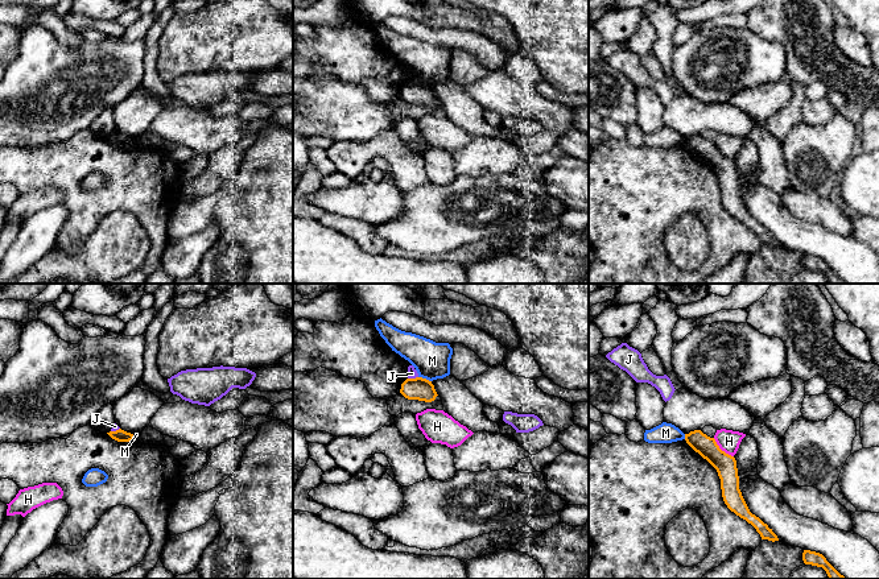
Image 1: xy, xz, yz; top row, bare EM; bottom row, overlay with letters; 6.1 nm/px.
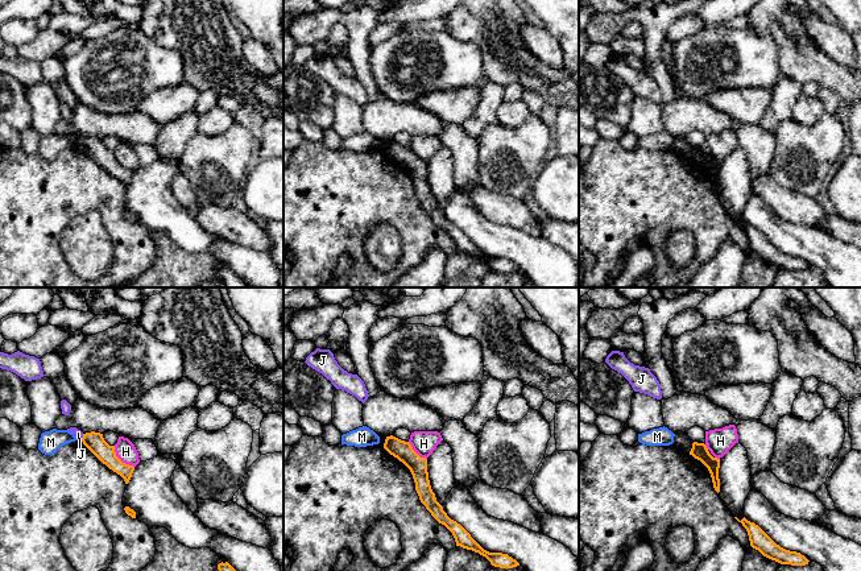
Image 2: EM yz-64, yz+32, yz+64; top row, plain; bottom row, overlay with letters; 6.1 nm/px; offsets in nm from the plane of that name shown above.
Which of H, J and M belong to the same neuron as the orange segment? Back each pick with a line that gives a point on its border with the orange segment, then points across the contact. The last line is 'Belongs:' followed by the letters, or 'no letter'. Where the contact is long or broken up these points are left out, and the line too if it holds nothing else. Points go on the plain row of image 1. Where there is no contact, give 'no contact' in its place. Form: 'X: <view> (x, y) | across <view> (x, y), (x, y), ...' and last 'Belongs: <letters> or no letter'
Belongs: no letter

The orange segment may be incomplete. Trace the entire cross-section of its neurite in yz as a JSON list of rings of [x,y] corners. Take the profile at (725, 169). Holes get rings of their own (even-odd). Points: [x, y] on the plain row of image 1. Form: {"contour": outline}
{"contour": [[[701,135],[685,138],[685,145],[696,157],[698,157],[717,174],[721,183],[722,202],[727,212],[751,228],[760,239],[762,244],[772,247],[779,245],[772,233],[750,216],[739,194],[739,181],[735,162],[722,156],[715,144],[707,141]]]}

